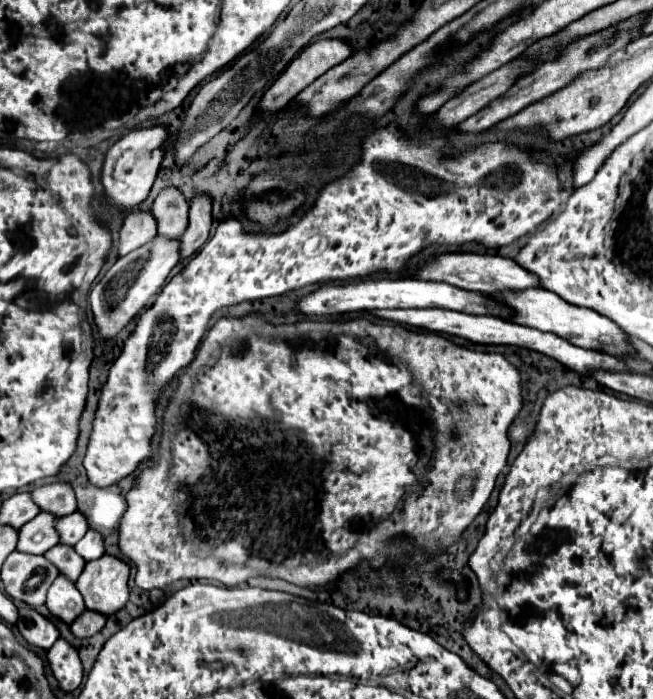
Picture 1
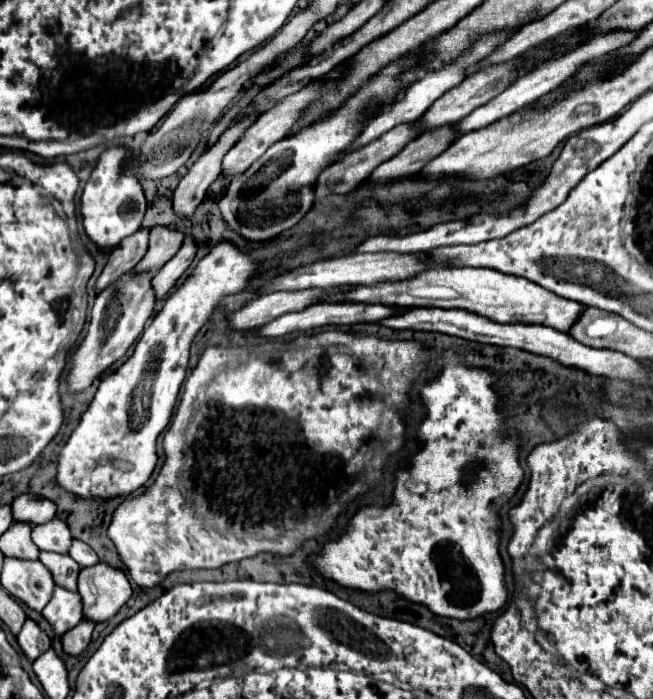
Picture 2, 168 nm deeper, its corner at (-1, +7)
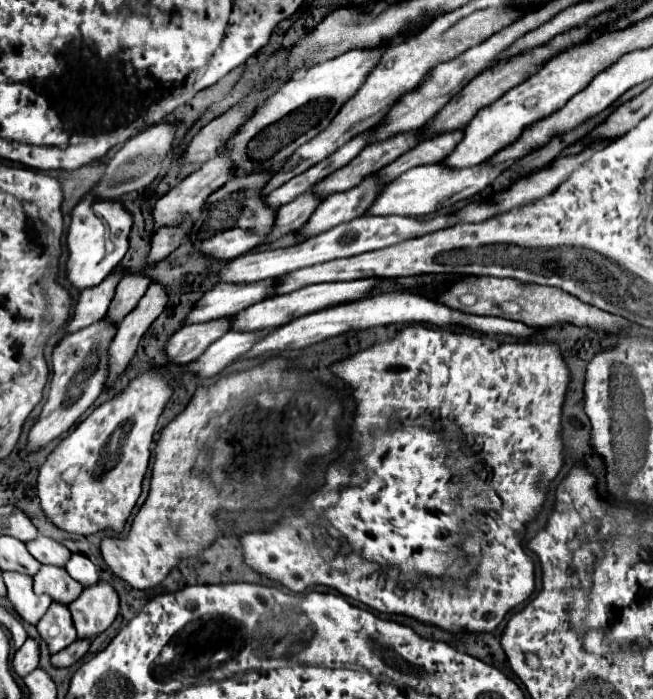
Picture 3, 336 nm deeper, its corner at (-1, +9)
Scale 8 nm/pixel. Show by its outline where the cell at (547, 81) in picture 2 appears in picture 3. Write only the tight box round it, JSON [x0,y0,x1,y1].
[381,129,463,181]

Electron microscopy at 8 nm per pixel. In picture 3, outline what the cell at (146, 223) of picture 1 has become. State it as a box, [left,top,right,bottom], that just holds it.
[65,269,123,335]

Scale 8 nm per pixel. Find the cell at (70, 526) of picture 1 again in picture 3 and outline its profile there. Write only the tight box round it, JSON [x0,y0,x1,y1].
[27,535,71,567]

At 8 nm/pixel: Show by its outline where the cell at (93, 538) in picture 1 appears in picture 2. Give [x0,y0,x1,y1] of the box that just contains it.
[69,539,99,567]

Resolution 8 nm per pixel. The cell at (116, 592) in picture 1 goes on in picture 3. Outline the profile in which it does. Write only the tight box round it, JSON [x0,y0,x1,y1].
[69,581,119,639]

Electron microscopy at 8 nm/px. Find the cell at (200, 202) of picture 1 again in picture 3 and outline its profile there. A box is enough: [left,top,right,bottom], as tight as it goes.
[107,283,169,385]

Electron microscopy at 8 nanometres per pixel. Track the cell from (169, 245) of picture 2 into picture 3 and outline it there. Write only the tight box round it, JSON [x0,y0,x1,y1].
[107,273,151,323]

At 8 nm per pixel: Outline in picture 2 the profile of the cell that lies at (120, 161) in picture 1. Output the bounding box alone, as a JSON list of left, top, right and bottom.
[81,147,147,253]

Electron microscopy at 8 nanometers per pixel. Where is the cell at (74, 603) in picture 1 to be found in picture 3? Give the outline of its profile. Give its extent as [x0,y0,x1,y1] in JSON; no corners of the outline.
[37,603,77,653]

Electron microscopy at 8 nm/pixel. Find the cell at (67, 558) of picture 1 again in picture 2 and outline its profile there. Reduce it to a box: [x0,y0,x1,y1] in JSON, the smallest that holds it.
[39,551,81,591]

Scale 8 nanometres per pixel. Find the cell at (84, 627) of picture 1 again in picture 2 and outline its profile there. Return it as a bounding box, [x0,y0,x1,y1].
[61,621,93,655]

